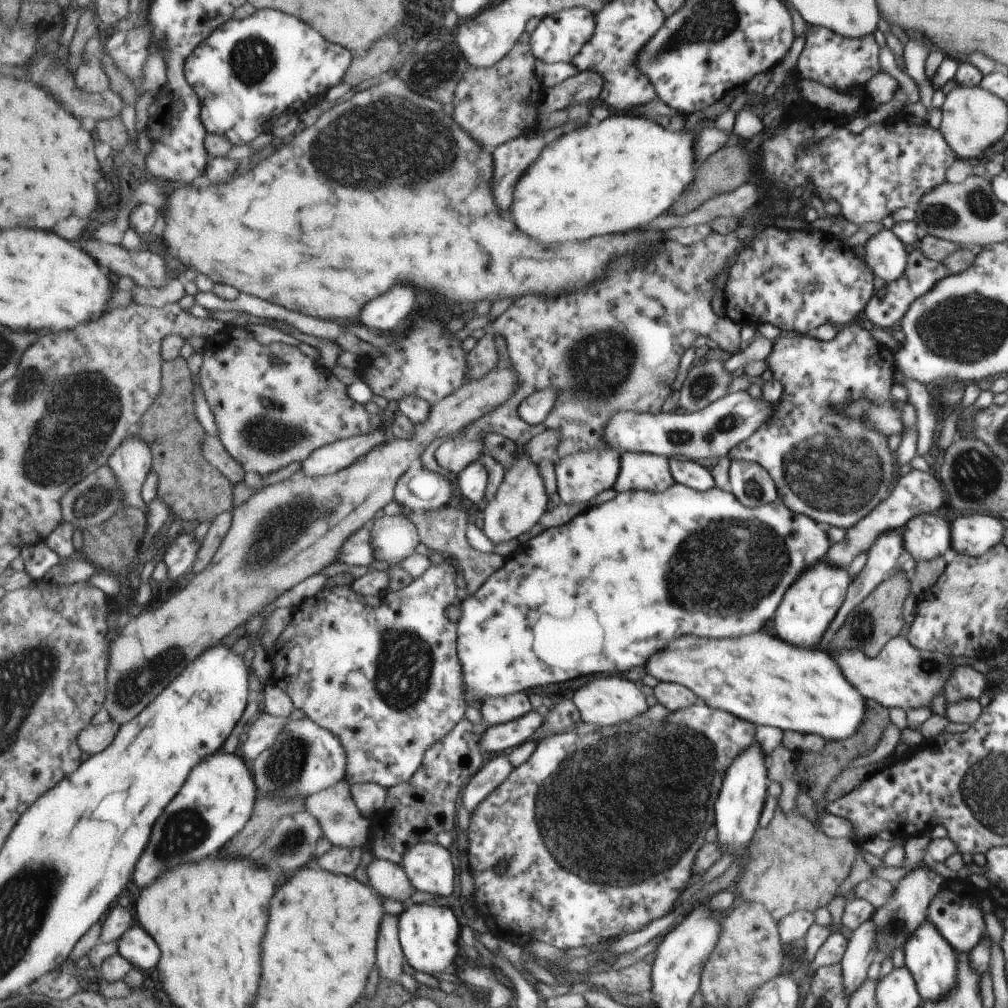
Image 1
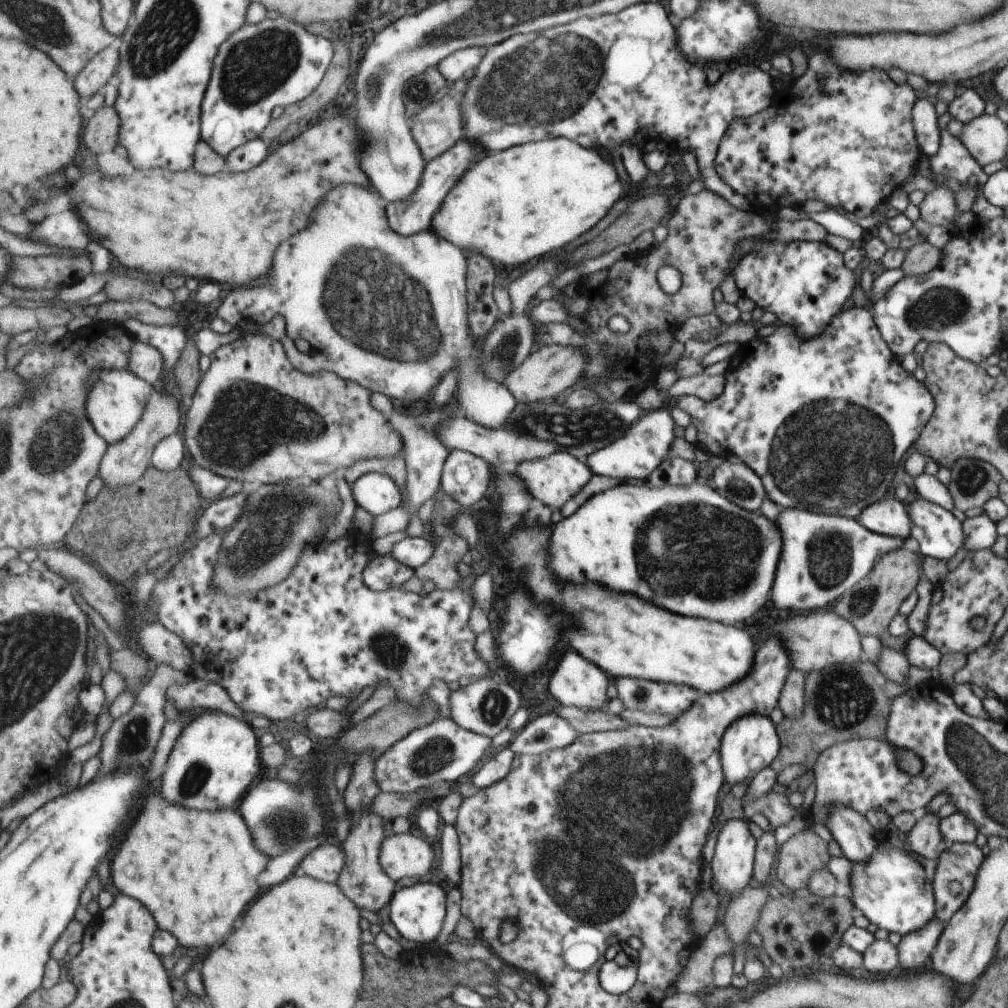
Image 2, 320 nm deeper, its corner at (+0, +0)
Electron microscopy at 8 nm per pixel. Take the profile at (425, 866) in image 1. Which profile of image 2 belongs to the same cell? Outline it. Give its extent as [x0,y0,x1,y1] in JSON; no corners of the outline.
[381,833,433,882]

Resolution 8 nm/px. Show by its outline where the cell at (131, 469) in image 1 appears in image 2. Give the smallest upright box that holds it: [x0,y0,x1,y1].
[89,370,155,445]

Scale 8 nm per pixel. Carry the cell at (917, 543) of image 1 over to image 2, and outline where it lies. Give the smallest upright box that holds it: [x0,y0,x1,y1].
[857,499,909,542]

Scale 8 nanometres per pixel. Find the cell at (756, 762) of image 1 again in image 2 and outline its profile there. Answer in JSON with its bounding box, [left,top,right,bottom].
[721,714,780,788]

